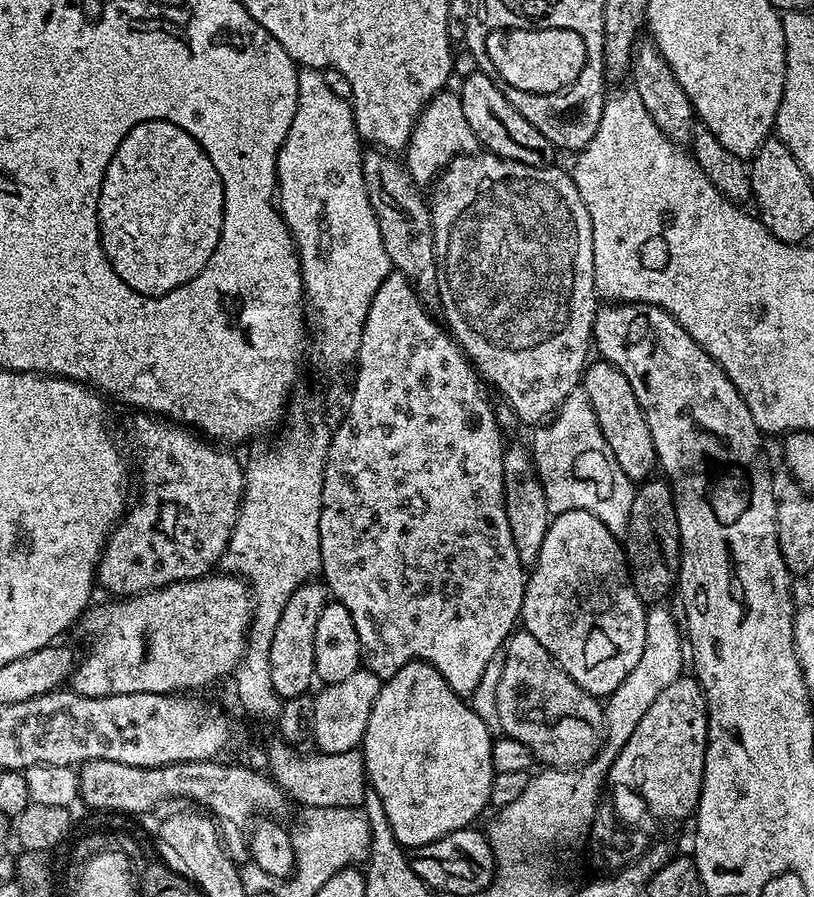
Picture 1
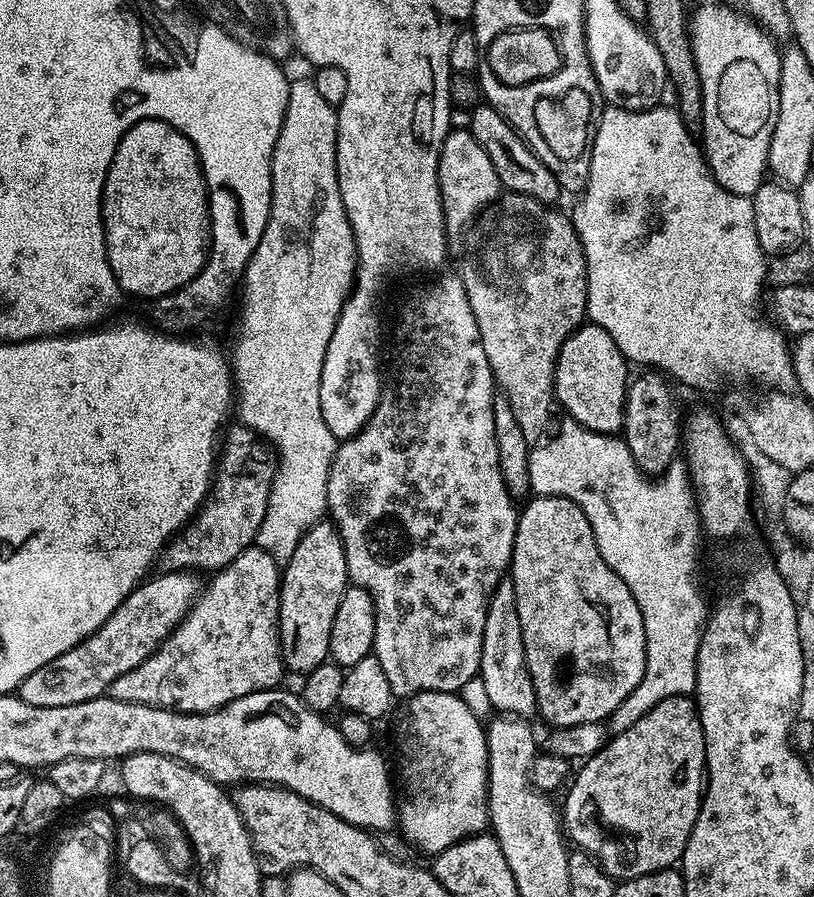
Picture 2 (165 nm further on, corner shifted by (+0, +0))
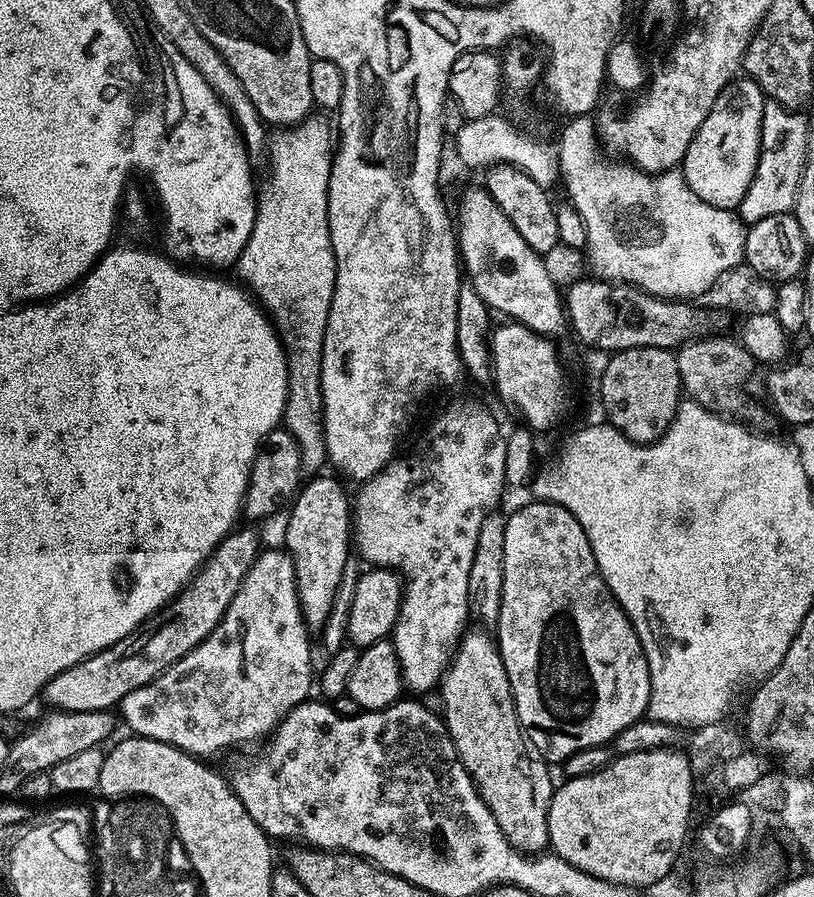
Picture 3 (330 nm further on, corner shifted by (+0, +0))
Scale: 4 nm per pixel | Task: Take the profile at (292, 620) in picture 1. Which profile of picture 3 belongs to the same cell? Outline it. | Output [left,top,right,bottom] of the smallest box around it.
[283,474,354,630]

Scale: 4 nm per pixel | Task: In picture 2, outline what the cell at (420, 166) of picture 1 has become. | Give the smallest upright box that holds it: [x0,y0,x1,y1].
[438,127,502,238]

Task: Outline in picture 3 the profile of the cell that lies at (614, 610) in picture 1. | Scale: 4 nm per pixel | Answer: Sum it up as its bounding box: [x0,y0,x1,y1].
[494,500,650,762]

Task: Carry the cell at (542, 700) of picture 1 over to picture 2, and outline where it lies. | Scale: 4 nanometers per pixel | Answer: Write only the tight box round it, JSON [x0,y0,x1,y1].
[478,578,537,718]

